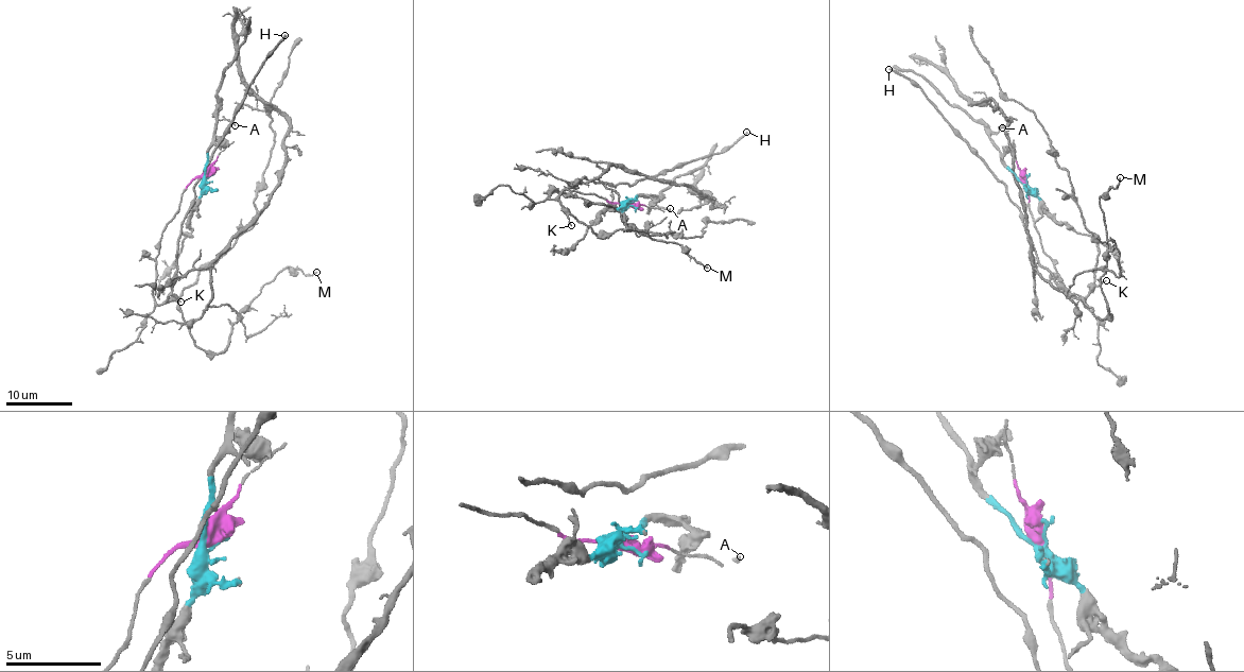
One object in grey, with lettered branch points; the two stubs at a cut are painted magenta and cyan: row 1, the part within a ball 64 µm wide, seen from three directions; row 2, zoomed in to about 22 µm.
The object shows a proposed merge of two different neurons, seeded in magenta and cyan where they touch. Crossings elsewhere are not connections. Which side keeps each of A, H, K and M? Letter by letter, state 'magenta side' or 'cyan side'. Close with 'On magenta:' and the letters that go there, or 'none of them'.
A: cyan side
H: magenta side
K: magenta side
M: magenta side
On magenta: H, K, M

